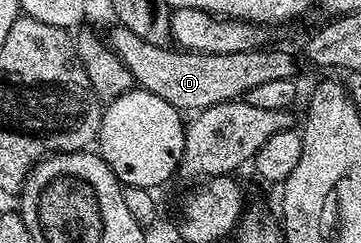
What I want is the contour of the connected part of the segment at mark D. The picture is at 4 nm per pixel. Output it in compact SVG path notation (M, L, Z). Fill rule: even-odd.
M119 23L113 24L108 37L106 33L106 41L118 59L130 67L132 80L139 88L158 95L158 99L166 99L166 103L181 111L199 111L234 101L243 98L254 87L262 87L262 83L287 81L297 76L296 61L284 49L257 47L234 55L190 53L176 47L162 48L146 43Z

